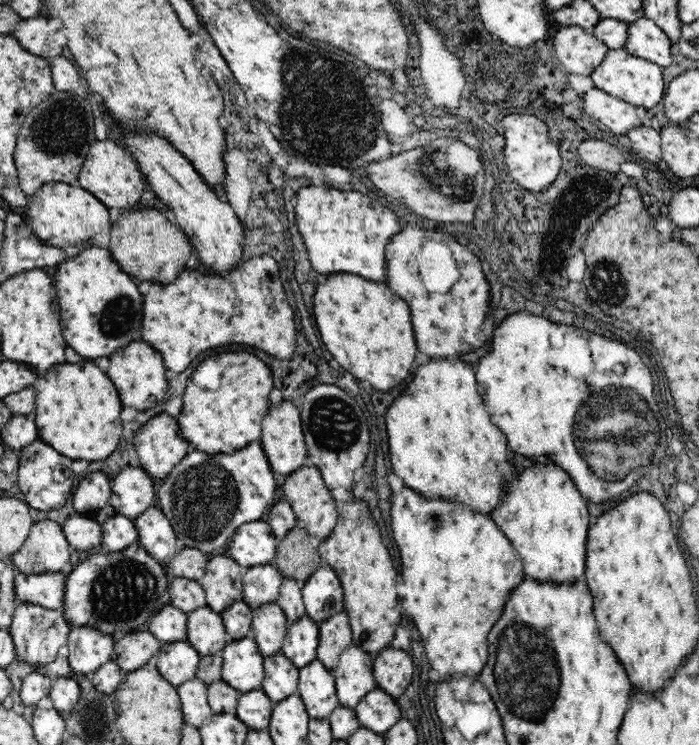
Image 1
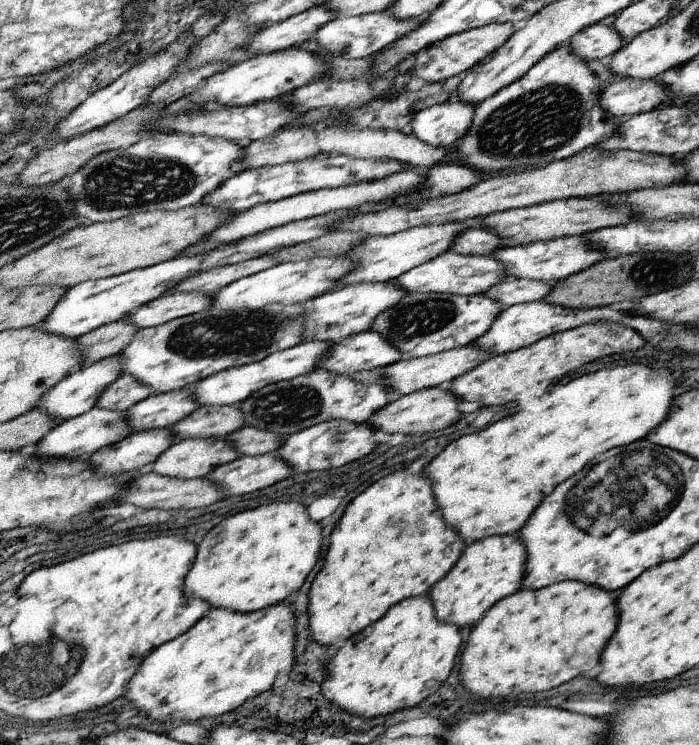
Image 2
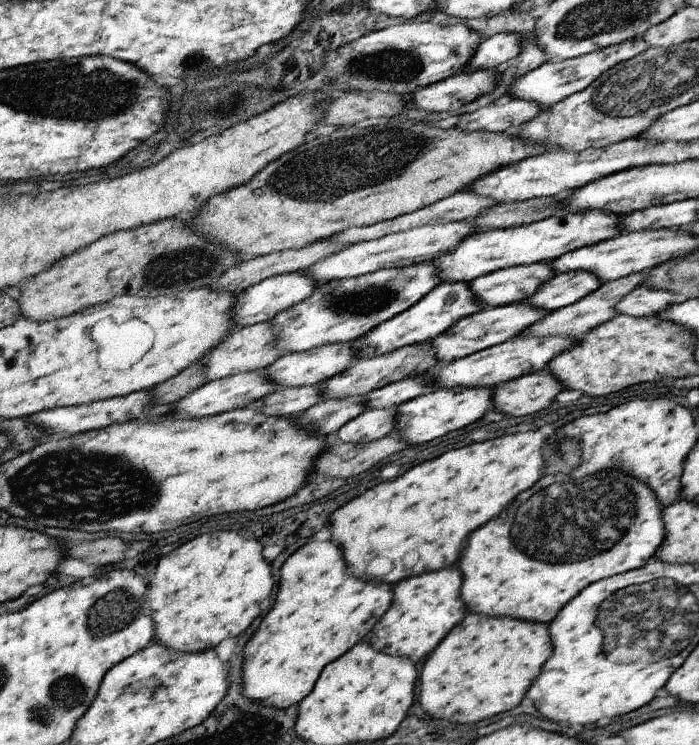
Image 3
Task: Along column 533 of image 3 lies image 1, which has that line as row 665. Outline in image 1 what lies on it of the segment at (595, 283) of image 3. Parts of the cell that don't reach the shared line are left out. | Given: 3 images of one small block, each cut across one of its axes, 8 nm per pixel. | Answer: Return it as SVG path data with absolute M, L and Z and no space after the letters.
M304 616L287 628L281 653L298 669L316 659L318 625L310 617Z

